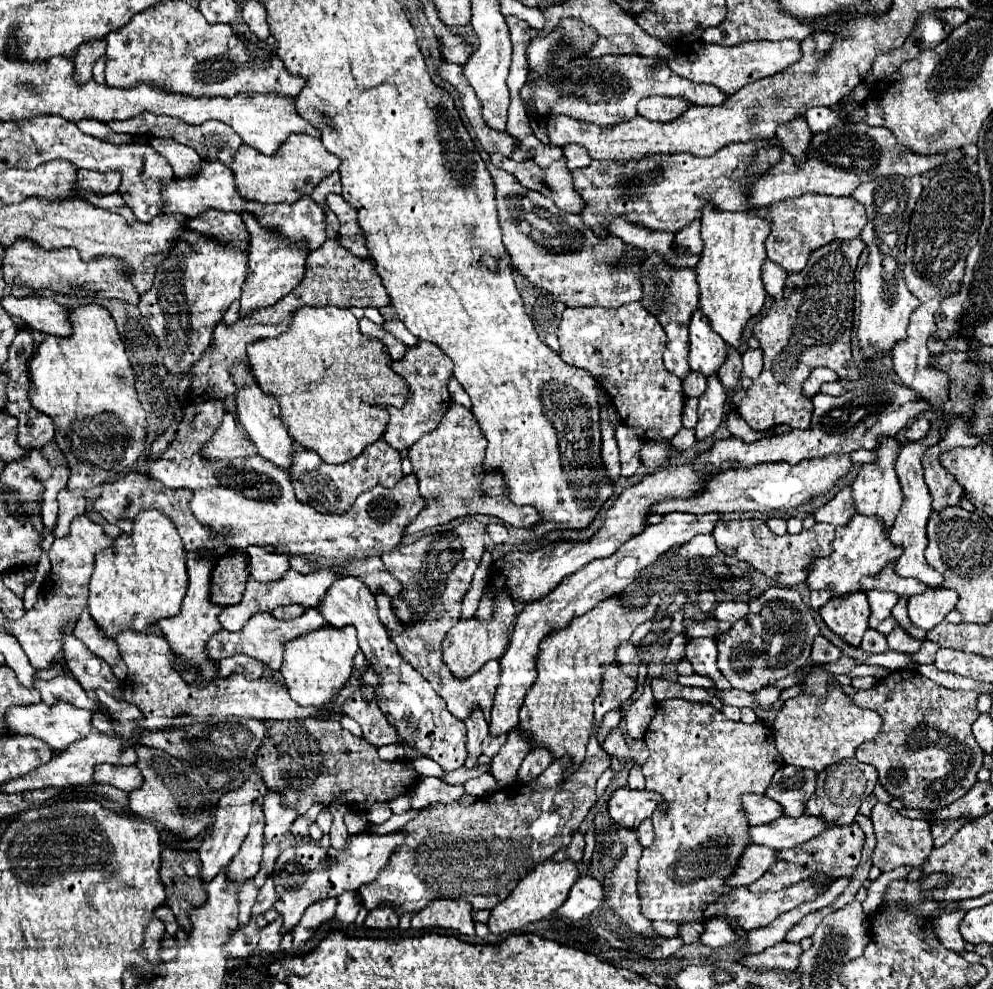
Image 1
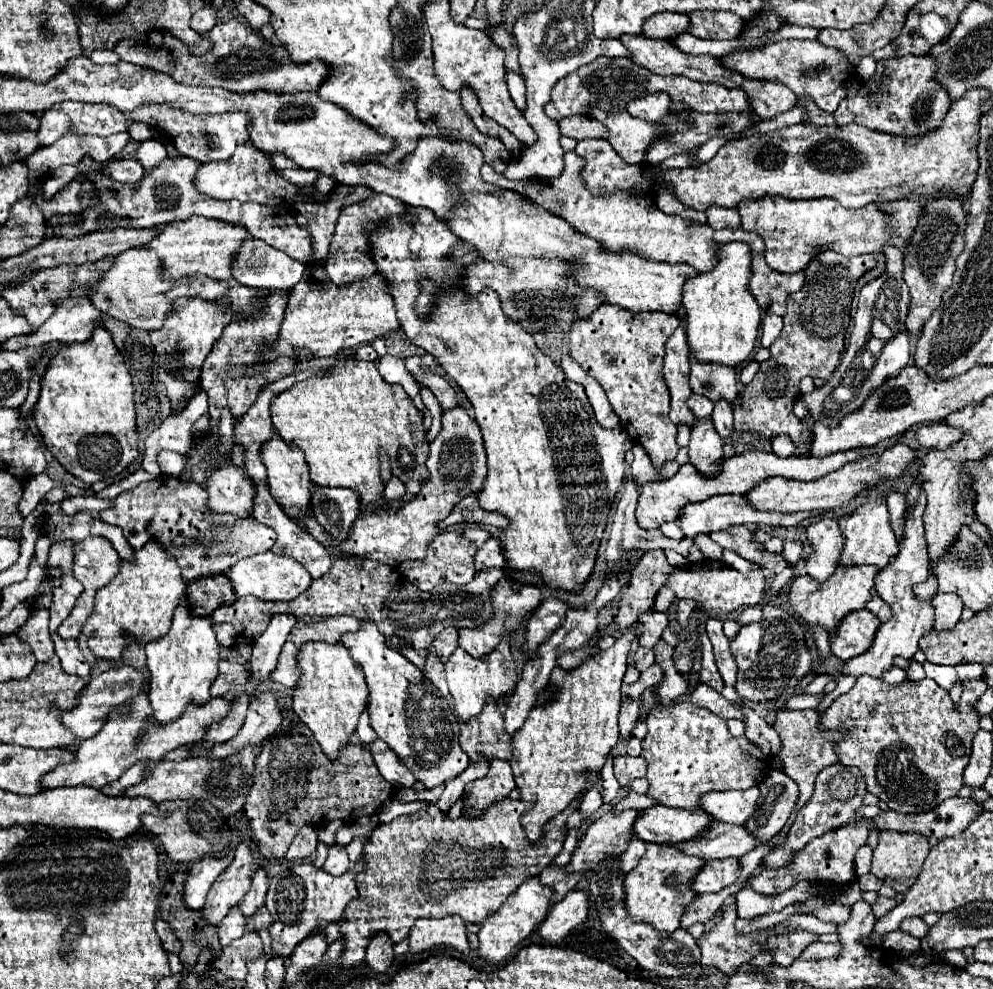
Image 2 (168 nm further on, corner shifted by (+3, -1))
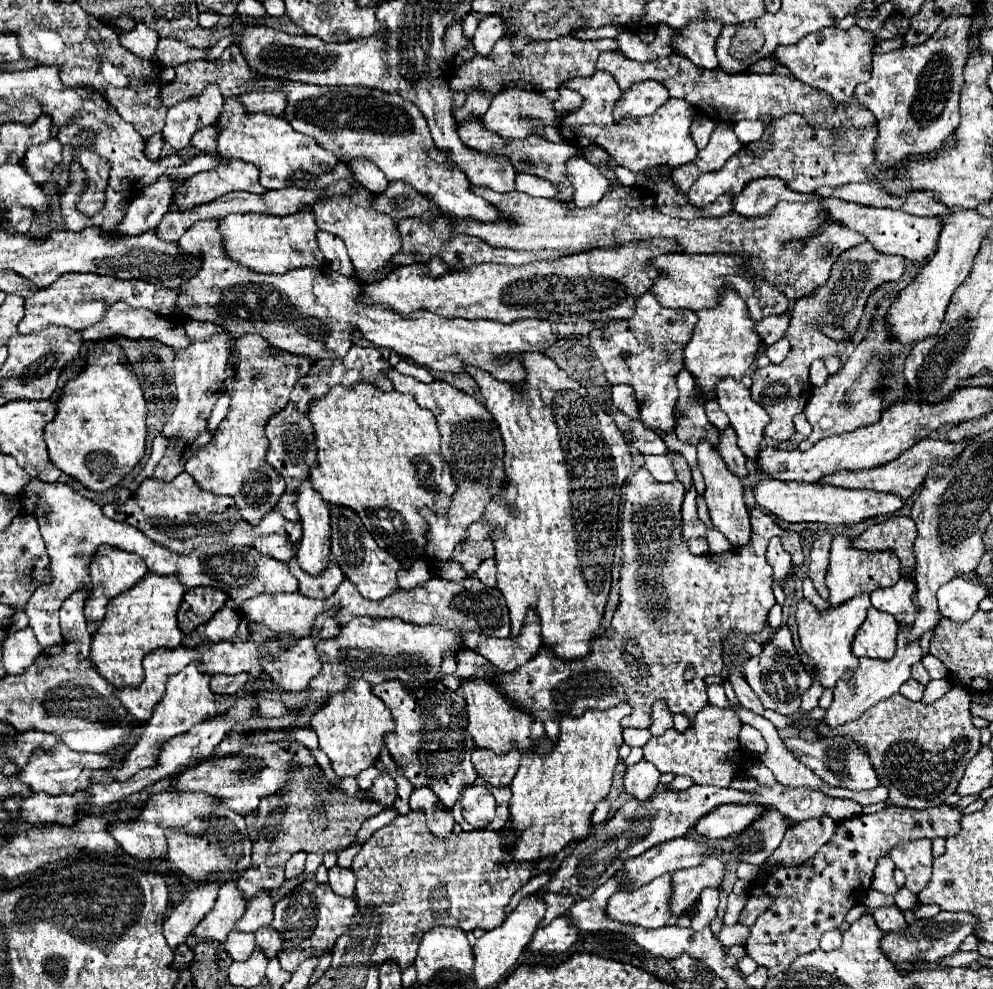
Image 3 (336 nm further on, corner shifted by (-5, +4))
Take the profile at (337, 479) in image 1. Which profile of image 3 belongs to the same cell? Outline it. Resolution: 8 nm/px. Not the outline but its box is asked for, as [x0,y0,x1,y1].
[331,504,399,600]

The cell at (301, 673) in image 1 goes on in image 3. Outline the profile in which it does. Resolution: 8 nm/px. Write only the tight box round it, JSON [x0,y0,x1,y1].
[311,678,393,776]

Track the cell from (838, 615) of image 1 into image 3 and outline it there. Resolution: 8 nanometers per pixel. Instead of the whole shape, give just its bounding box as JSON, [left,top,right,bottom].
[851,608,899,658]

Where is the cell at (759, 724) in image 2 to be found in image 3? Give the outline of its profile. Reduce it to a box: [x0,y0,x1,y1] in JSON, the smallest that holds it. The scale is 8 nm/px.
[785,736,879,790]

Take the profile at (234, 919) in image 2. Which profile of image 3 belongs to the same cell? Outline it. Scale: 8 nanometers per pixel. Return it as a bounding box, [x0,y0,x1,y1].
[223,930,255,960]

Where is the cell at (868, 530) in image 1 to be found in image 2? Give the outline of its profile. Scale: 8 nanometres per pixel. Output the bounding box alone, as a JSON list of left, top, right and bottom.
[789,565,877,635]

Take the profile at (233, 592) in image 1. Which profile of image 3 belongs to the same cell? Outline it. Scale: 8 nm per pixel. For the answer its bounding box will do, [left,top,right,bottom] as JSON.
[177,588,227,634]

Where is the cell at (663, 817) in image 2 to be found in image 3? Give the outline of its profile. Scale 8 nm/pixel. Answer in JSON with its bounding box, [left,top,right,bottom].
[693,804,763,838]

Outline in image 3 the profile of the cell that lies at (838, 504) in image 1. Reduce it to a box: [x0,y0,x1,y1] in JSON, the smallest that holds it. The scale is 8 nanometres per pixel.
[809,532,833,600]

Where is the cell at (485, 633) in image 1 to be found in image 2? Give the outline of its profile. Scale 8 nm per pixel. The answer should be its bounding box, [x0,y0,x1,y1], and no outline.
[445,639,519,723]

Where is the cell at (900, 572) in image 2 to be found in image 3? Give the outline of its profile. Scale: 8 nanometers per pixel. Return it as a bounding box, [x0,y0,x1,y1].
[823,626,923,728]

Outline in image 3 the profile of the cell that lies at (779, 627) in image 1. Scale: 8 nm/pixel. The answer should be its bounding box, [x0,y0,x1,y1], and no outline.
[745,626,811,716]

